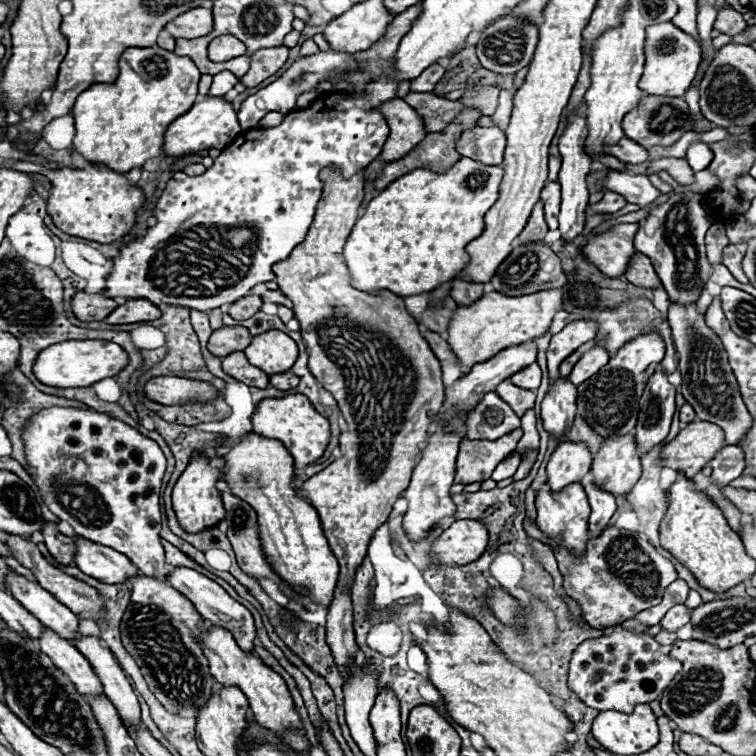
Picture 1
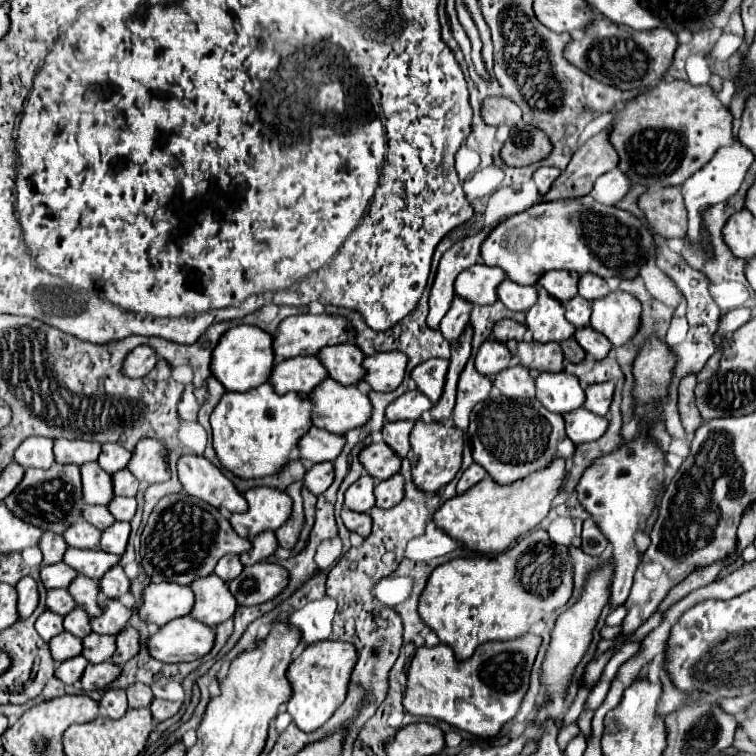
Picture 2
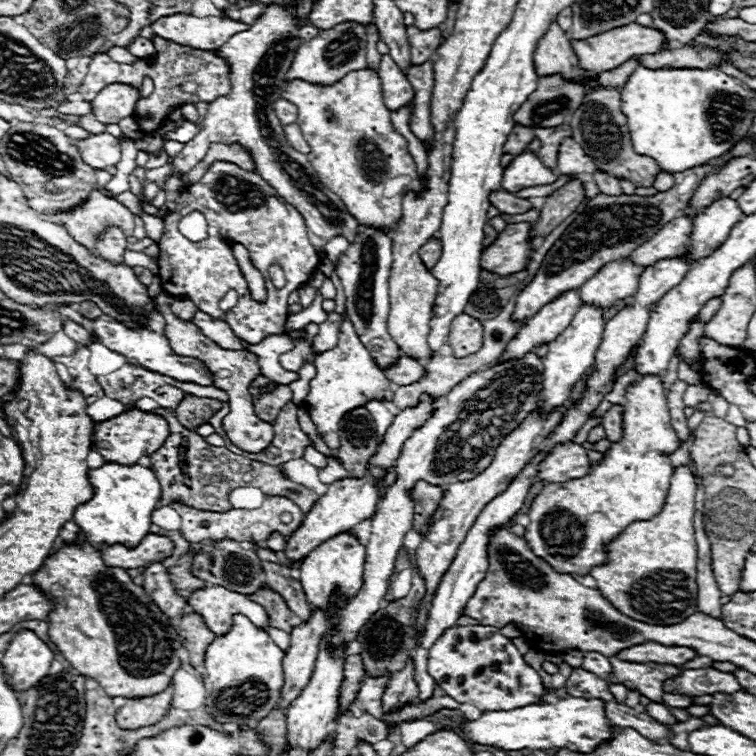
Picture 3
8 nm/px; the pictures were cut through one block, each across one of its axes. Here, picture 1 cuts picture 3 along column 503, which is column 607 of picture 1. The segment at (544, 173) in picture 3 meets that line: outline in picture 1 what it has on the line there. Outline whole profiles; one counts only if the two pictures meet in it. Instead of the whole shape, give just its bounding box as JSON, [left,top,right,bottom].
[606,170,662,208]

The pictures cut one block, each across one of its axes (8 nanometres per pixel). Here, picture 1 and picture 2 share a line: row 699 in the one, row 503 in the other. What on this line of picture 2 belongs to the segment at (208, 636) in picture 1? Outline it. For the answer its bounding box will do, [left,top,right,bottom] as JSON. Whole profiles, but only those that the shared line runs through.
[230,486,292,540]

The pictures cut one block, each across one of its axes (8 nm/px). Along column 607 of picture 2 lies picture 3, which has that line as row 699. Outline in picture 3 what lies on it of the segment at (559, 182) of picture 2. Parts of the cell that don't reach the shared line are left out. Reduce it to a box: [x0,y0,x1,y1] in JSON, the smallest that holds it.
[116,686,174,730]

